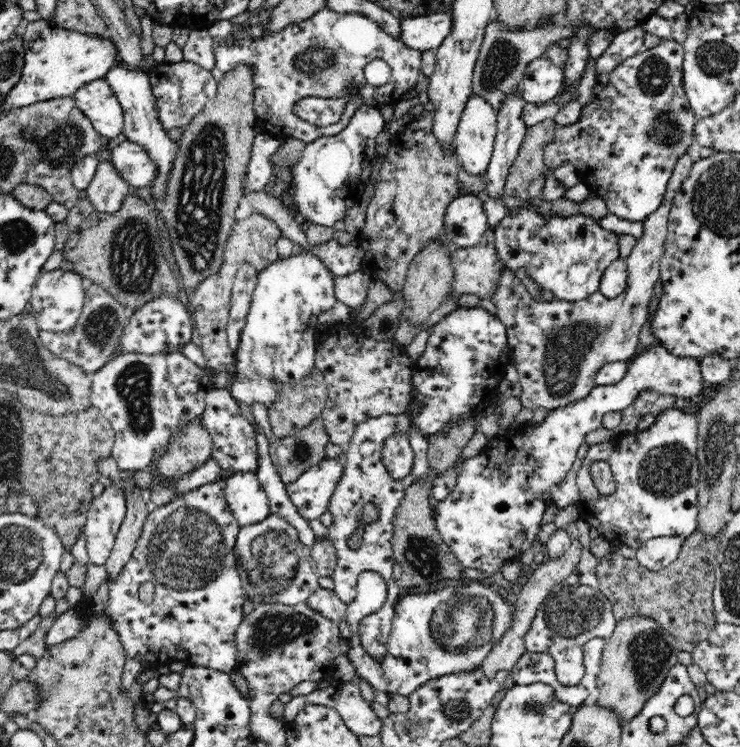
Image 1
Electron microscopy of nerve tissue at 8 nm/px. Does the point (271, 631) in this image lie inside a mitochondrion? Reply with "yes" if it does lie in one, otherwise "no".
yes

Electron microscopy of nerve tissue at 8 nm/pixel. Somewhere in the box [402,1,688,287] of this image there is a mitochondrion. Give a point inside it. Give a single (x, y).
(502, 58)

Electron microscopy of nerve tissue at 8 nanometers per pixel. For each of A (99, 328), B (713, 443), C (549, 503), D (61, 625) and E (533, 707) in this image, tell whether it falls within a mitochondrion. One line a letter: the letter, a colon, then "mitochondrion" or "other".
A: mitochondrion
B: mitochondrion
C: other
D: other
E: other

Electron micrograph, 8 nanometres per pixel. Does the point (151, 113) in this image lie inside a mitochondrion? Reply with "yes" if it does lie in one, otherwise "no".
no

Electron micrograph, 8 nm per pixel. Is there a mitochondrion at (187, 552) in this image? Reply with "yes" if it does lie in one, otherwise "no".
yes

